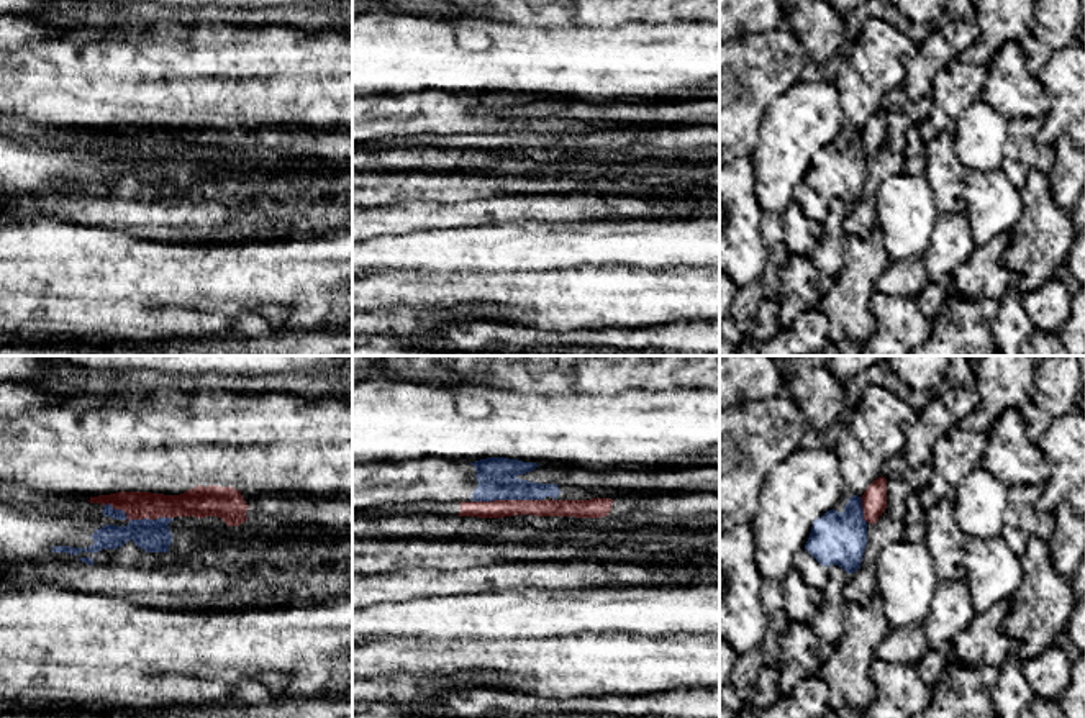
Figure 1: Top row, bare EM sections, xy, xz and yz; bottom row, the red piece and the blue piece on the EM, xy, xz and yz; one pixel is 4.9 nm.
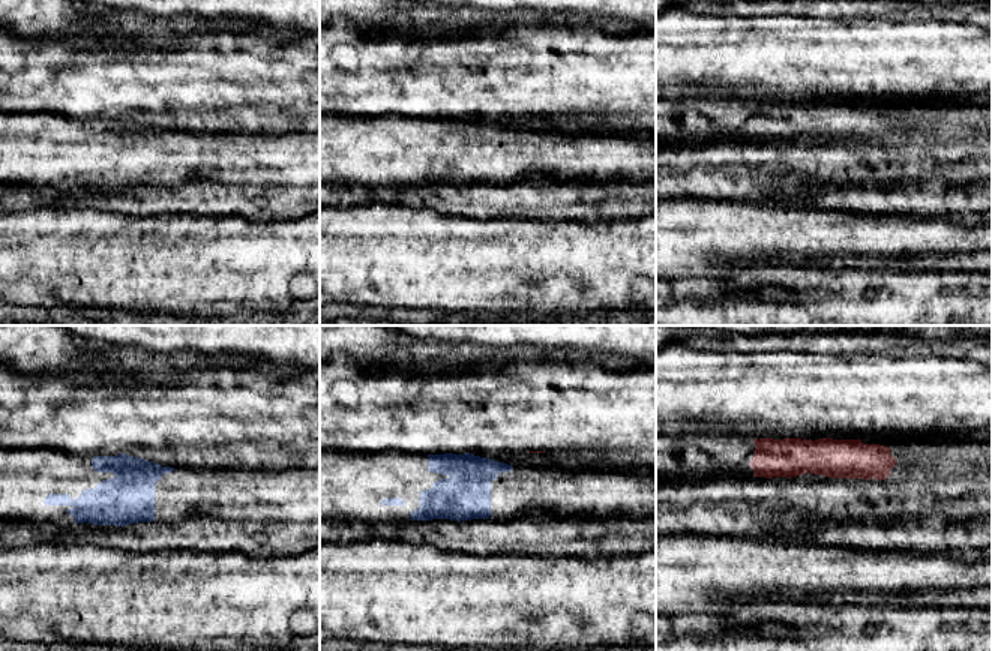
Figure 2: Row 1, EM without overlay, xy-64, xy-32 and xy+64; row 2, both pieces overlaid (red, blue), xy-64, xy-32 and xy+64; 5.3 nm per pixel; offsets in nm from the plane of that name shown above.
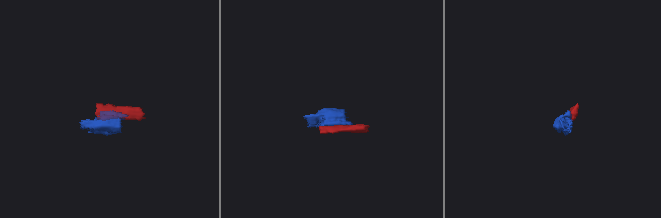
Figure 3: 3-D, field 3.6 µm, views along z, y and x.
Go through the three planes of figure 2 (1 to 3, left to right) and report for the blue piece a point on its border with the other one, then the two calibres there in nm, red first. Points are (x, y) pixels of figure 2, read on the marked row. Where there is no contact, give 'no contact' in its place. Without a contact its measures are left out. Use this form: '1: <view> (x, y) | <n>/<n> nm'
1: no contact
2: no contact
3: no contact

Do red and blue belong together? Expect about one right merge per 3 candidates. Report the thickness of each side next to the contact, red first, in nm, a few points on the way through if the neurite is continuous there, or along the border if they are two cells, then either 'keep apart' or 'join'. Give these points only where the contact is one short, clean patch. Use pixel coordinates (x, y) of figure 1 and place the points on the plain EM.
140 nm thick on the red side, 160 nm on the other; border along xy (104, 138), (110, 136), (130, 151), (172, 151); keep apart

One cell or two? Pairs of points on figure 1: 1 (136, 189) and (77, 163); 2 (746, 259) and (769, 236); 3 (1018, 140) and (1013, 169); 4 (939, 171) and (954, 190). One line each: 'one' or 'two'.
1: two
2: two
3: one
4: one

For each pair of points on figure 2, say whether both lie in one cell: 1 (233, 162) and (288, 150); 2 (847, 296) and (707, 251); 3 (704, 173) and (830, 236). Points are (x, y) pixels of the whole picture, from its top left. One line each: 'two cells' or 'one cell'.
1: one cell
2: two cells
3: two cells

